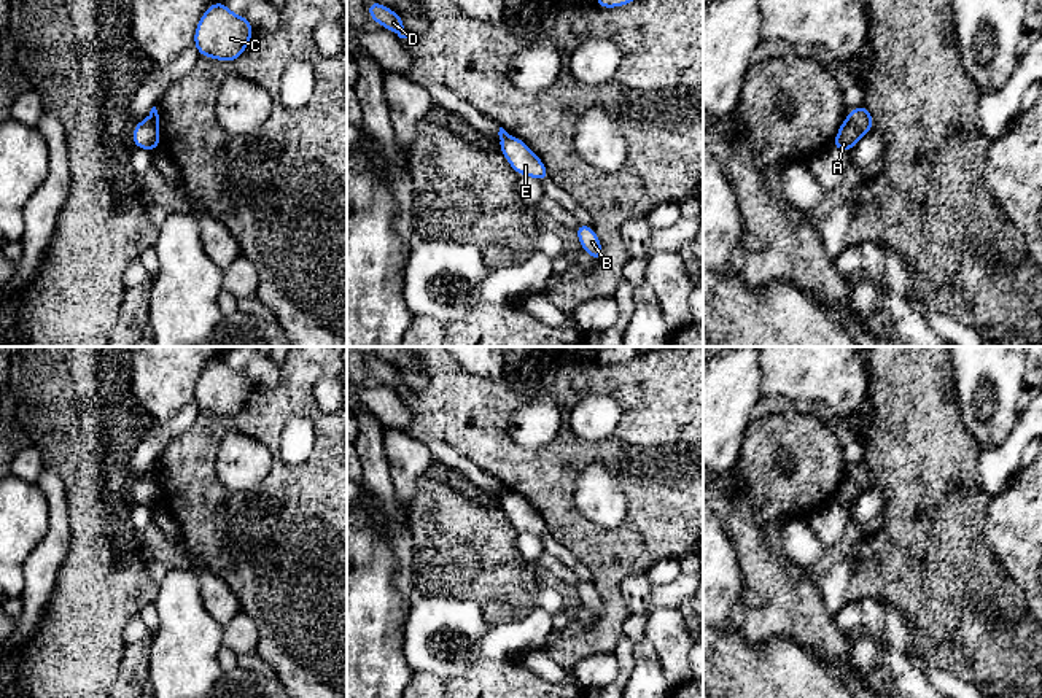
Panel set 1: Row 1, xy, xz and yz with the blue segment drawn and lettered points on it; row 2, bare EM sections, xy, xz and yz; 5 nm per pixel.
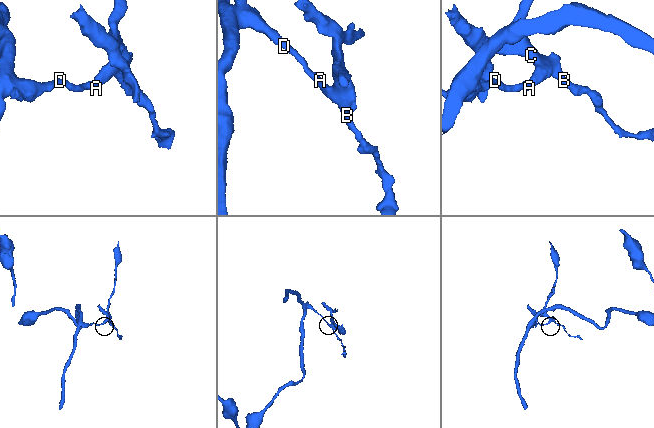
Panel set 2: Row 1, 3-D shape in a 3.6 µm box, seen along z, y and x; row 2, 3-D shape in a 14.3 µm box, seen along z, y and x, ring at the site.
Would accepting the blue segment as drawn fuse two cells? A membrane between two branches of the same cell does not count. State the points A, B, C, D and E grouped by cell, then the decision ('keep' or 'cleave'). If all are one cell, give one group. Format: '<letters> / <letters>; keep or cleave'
A D / B C E; cleave

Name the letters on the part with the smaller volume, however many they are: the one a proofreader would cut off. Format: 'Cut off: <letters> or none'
Cut off: B, C, E

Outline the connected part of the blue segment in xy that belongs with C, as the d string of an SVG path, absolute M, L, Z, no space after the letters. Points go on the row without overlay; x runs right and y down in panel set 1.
M220 356L204 367L194 386L194 402L199 412L232 418L248 404L253 390L248 375L232 369Z

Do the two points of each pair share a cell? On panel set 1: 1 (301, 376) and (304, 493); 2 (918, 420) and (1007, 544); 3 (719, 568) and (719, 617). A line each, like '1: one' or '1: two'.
1: one
2: two
3: one

